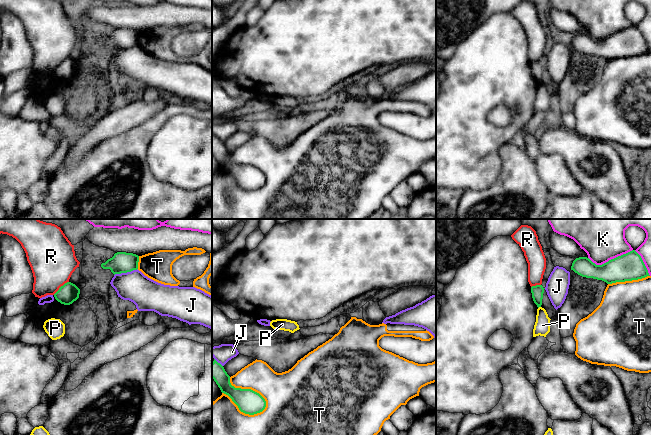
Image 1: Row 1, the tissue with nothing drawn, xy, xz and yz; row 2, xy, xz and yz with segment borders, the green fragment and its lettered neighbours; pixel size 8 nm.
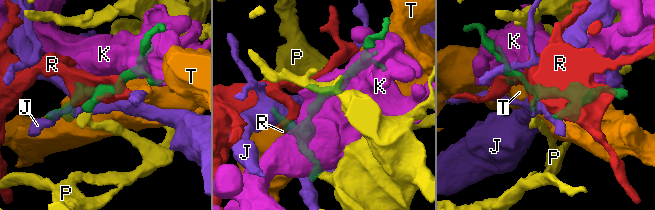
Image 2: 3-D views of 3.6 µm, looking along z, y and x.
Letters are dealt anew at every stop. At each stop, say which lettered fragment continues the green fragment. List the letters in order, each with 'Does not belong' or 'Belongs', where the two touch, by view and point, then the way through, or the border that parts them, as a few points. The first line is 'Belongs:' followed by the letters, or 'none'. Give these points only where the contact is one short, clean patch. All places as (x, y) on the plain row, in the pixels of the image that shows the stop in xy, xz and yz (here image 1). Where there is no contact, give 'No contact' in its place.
Belongs: none
J: Does not belong. Touches green at xy (125, 48)
K: Does not belong. Touches green at yz (611, 35)
P: Does not belong. Touches green at yz (539, 82). Boundary: yz (540, 82), (538, 84)
R: Does not belong. Touches green at xy (60, 63). Boundary: xy (68, 57), (53, 70)
T: Does not belong. Touches green at xz (249, 165)

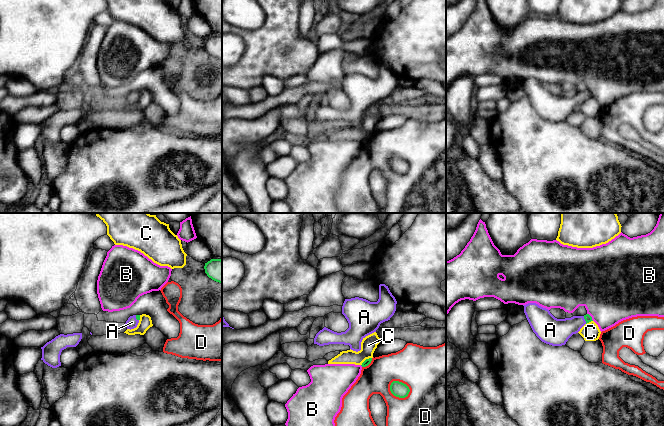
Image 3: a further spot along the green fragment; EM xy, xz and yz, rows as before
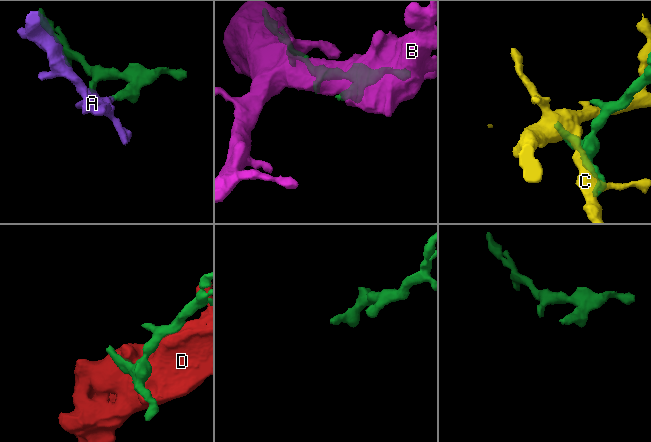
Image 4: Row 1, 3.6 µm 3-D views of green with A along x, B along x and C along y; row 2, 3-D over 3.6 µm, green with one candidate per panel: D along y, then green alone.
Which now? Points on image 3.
Belongs: A
A: Belongs. Touches green at yz (585, 96). Path across: yz (587, 93), (585, 96), (556, 107)
B: Does not belong. Touches green at yz (591, 93)
C: Does not belong. Touches green at xz (365, 136)
D: Does not belong. Touches green at xz (401, 158)

